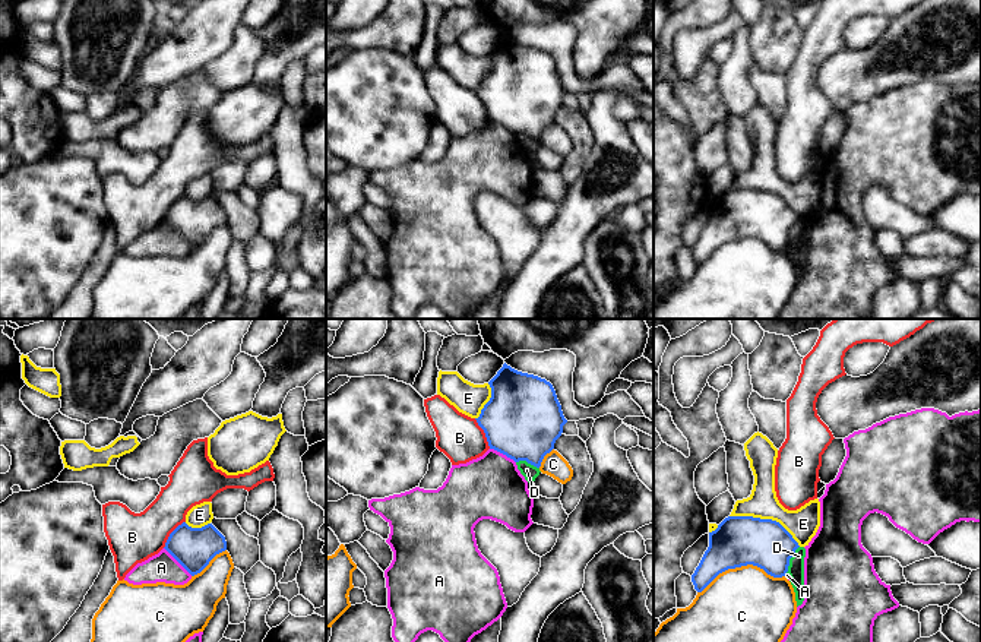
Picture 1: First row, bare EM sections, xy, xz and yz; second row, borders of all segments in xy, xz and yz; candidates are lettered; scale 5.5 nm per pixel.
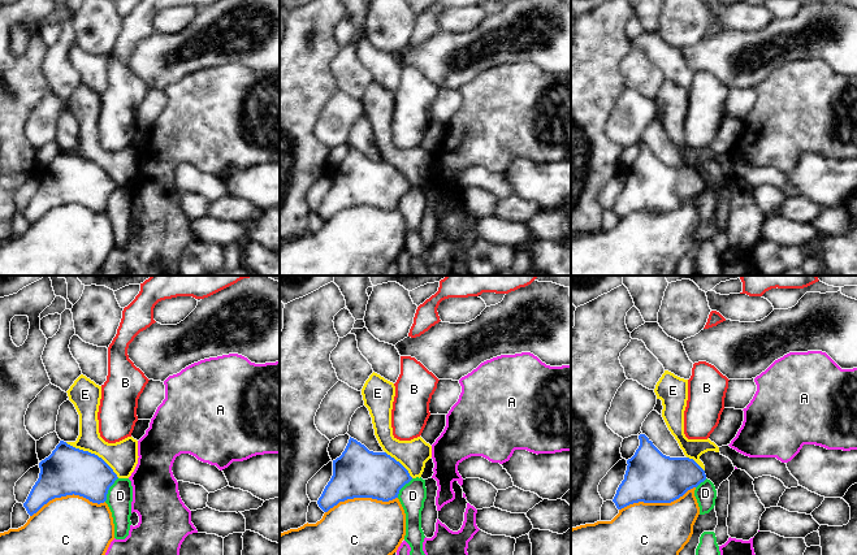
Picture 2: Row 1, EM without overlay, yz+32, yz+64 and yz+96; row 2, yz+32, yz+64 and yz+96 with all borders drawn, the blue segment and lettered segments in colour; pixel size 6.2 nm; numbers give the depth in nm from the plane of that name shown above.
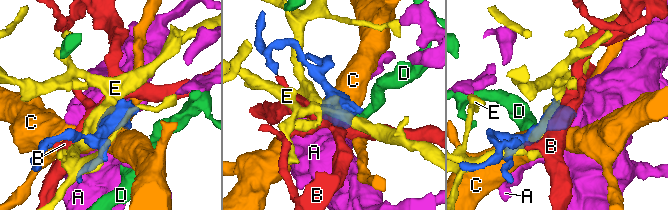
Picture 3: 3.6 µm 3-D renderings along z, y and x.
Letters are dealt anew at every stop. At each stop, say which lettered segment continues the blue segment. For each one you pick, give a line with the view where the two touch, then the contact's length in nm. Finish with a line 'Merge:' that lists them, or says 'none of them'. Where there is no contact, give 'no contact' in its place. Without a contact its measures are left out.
Merge: none of them

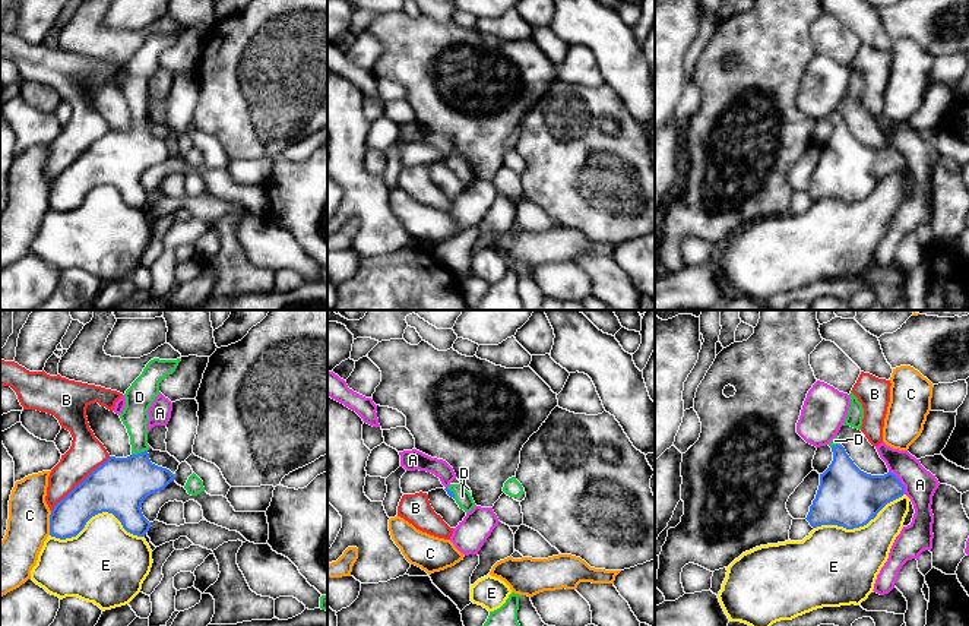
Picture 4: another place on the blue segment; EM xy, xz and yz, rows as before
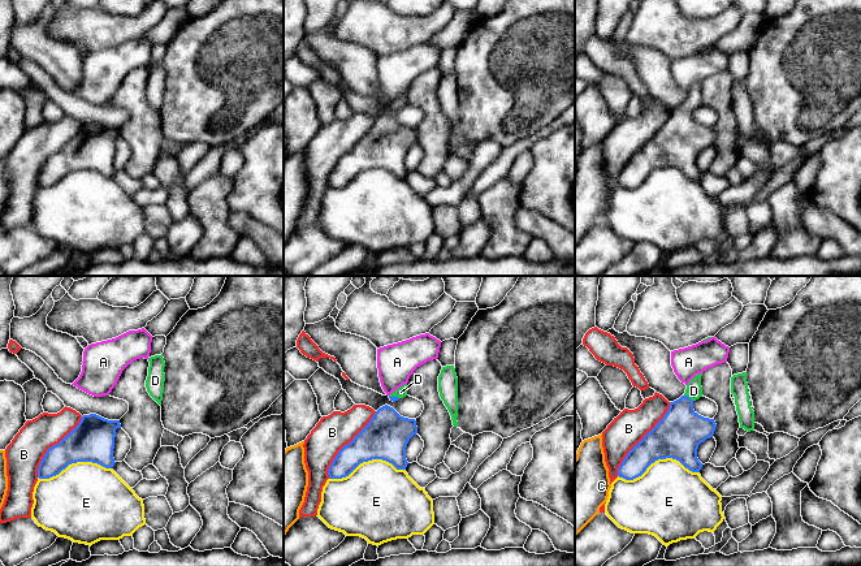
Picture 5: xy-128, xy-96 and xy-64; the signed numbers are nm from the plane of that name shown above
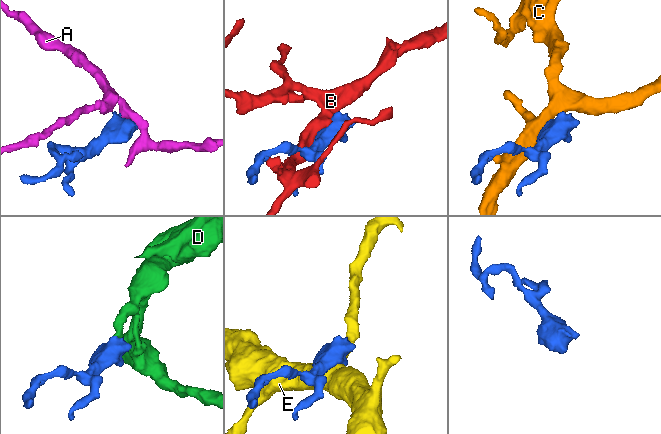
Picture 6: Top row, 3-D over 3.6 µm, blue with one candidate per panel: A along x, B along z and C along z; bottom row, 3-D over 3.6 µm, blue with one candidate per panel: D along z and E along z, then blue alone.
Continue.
D: contact in xy; length 90 nm
Merge: D

